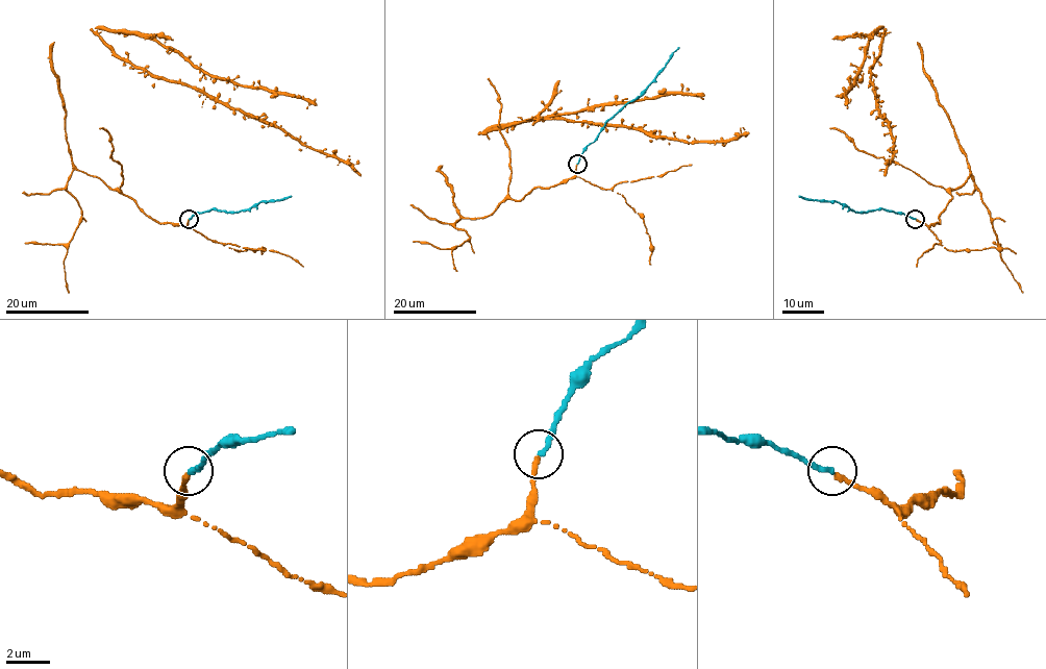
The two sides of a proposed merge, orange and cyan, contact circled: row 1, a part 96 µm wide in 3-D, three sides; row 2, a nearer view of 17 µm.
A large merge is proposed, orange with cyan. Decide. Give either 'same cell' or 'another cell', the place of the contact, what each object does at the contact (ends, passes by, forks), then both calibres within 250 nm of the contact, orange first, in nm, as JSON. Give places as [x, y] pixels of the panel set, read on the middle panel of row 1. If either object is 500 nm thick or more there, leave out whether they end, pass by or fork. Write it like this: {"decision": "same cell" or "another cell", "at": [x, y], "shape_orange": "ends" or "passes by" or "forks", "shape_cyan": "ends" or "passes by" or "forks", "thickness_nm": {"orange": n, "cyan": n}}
{"decision": "same cell", "at": [577, 164], "shape_orange": "ends", "shape_cyan": "ends", "thickness_nm": {"orange": 280, "cyan": 280}}

